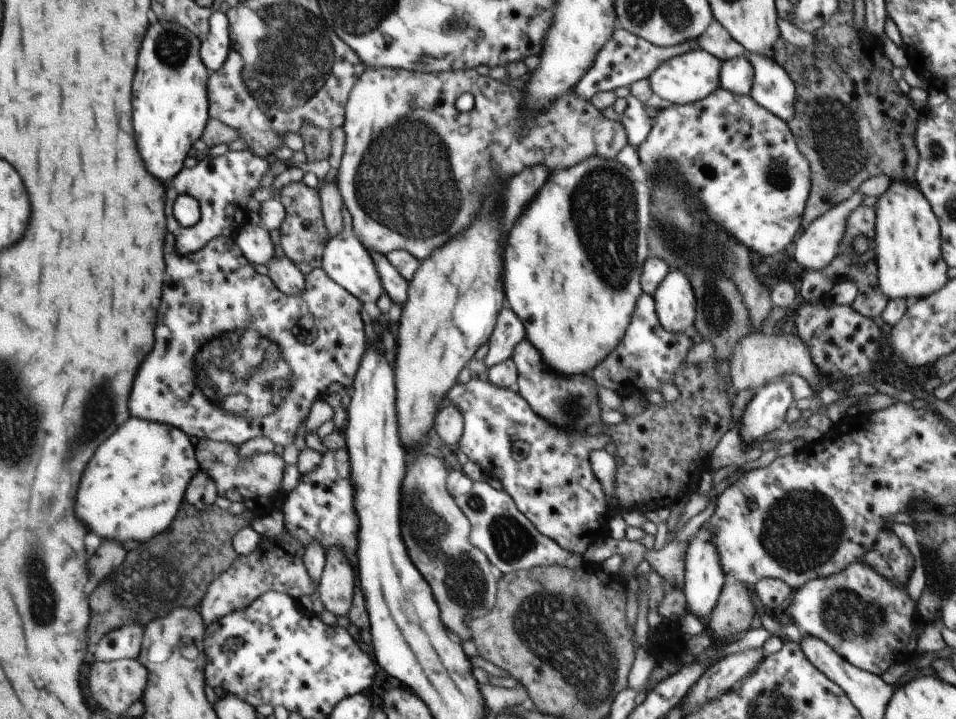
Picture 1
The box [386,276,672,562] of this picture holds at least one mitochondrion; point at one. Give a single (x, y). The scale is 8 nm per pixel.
(574, 410)

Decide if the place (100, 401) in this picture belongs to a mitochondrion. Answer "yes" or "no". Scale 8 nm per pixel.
yes

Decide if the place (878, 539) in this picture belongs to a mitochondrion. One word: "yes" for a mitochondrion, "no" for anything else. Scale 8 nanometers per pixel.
no

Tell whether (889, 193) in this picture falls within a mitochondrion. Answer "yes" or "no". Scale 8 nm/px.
no

